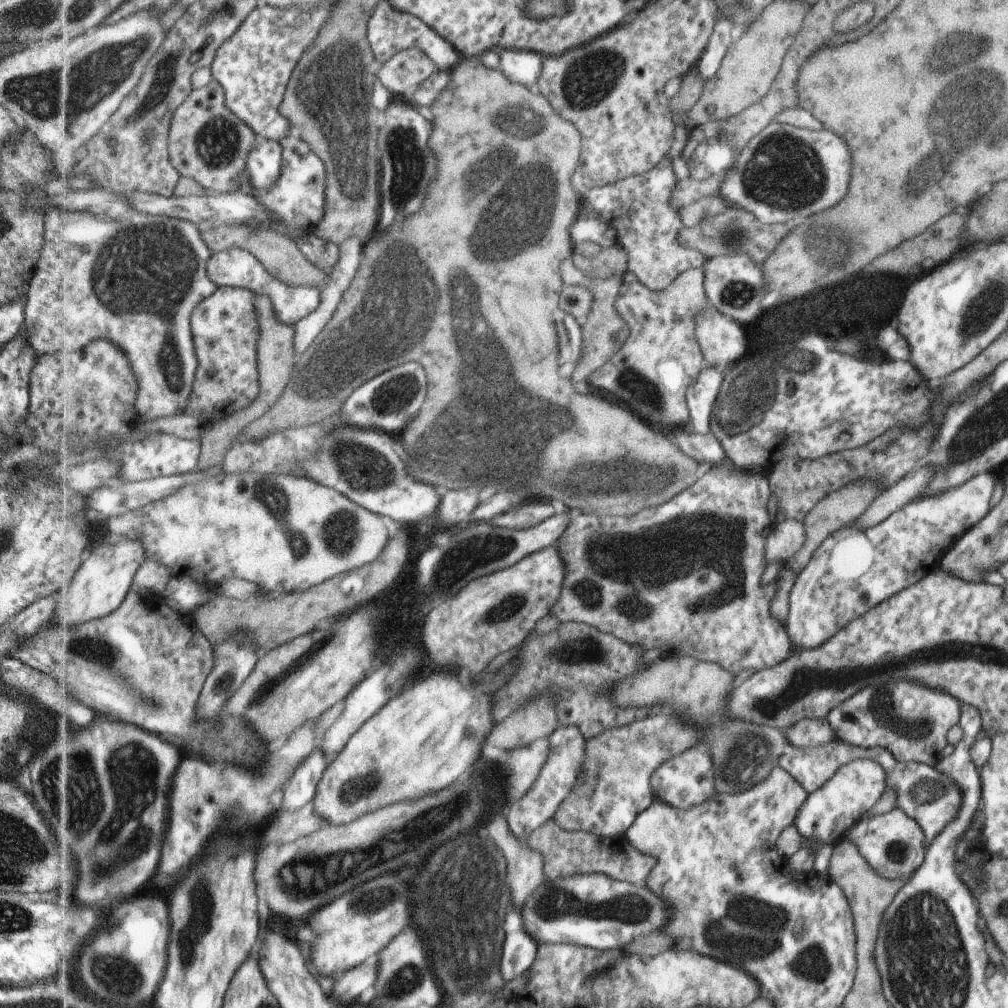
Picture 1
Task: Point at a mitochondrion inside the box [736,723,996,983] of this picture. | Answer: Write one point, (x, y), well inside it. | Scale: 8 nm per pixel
(925, 791)

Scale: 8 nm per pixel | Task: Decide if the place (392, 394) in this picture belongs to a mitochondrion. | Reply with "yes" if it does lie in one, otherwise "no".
yes

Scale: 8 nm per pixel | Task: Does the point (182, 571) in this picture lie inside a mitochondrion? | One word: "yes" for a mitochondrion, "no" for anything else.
no

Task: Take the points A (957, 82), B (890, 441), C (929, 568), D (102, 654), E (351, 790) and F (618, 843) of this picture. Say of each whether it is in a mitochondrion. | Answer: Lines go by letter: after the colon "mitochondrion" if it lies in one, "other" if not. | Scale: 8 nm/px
A: mitochondrion
B: mitochondrion
C: other
D: mitochondrion
E: mitochondrion
F: other

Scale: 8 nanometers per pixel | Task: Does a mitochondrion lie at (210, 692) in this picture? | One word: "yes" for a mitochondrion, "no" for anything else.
no

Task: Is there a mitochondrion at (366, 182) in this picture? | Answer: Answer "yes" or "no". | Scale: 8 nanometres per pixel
yes

